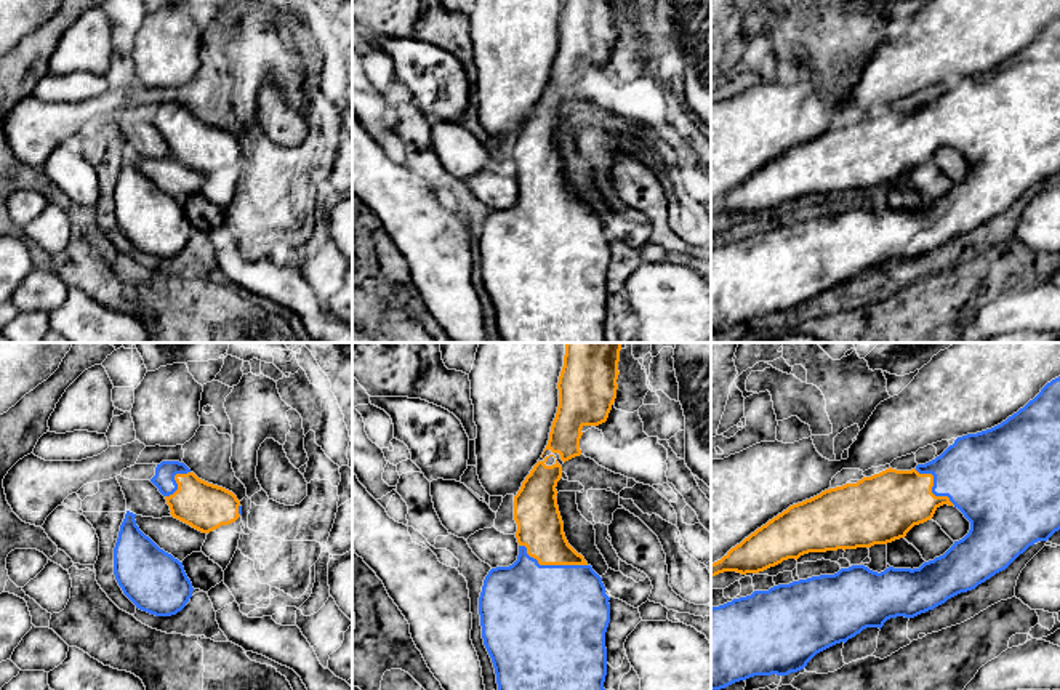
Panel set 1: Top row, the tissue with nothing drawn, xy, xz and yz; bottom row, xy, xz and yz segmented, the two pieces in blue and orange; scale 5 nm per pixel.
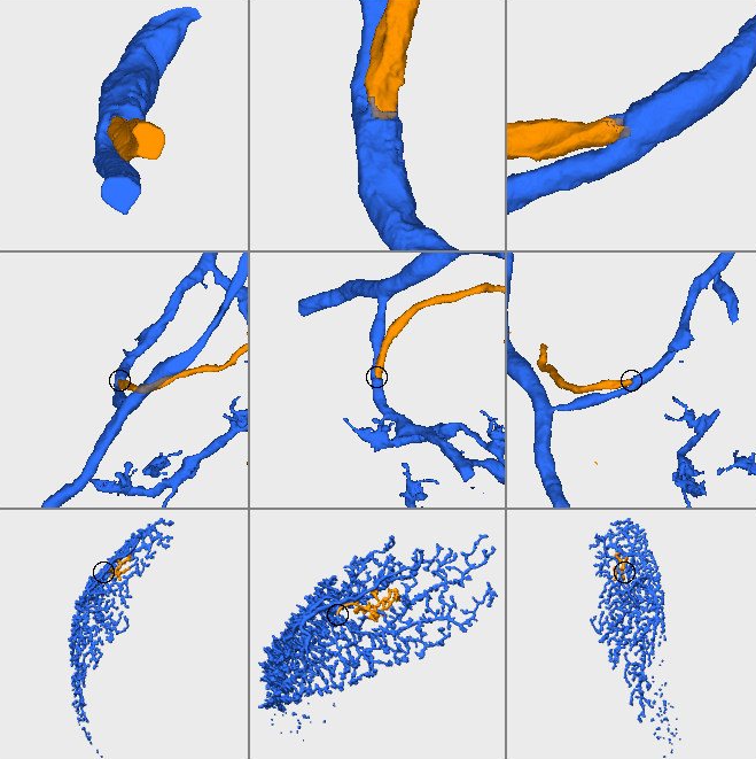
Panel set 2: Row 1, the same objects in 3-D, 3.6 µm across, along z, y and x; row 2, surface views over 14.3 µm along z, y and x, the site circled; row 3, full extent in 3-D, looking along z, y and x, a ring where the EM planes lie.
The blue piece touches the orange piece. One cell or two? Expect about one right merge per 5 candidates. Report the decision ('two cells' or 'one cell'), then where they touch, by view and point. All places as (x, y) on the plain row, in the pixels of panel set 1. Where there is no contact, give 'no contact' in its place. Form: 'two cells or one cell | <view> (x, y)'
one cell | xz (551, 207)

